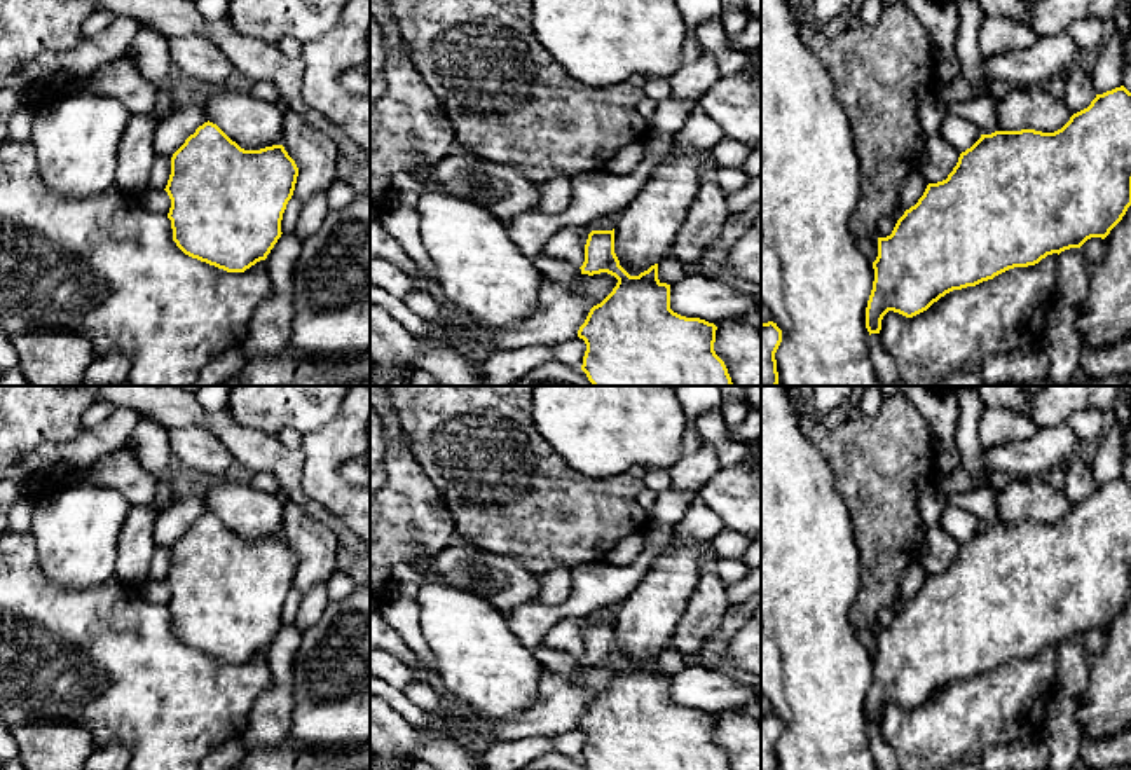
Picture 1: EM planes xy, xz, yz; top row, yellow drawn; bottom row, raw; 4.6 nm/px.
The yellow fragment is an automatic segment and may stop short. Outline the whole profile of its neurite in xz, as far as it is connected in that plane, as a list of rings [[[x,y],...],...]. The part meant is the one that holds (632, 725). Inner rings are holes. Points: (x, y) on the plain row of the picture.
[[[614,620],[588,625],[581,658],[546,644],[534,648],[532,655],[546,672],[569,677],[579,665],[607,663],[618,670],[613,683],[590,700],[578,721],[578,728],[586,735],[581,761],[588,770],[731,770],[714,742],[717,718],[670,700],[670,676],[658,670],[658,655],[639,667],[630,667],[614,644]]]

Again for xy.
[[[204,513],[171,548],[173,632],[188,648],[244,663],[281,629],[298,559],[283,536],[244,541]]]

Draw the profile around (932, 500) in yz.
[[[932,482],[922,491],[918,506],[925,531],[941,527],[941,515],[948,503],[948,496]]]

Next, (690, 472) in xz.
[[[700,443],[693,454],[682,456],[668,468],[670,487],[698,494],[700,487],[719,470],[721,463],[716,450],[710,445]]]

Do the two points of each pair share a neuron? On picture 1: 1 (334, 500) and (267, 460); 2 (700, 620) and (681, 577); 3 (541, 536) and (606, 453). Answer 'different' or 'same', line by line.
1: different
2: different
3: different

